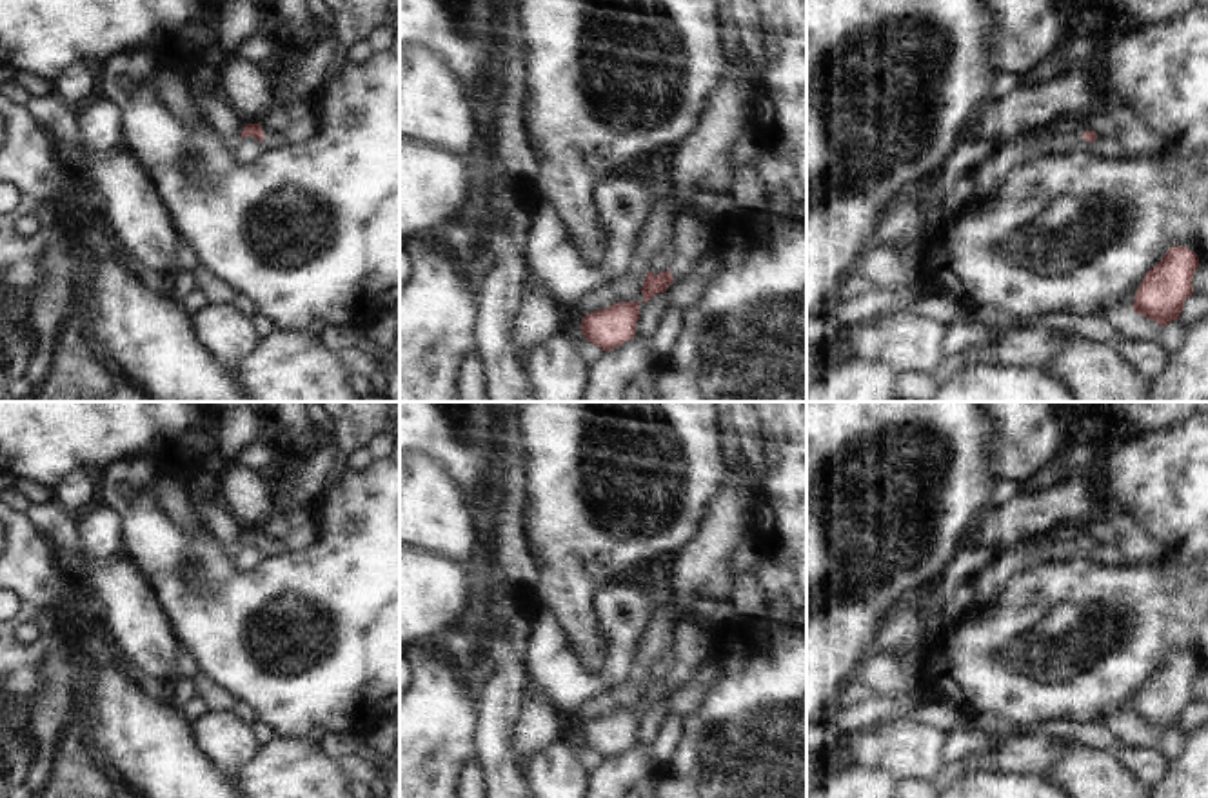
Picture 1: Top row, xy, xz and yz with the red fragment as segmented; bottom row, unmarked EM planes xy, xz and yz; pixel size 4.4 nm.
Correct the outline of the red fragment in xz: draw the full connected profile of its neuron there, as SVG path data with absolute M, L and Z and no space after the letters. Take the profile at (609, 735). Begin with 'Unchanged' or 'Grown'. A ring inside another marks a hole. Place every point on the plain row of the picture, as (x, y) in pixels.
Unchanged. M619 709L583 723L583 745L603 758L612 758L636 743L639 709Z

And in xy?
Grown. M260 531L243 533L240 545L243 547L245 544L252 544L260 547L263 551L263 558L278 558L282 554L287 554L287 549L283 544L263 540Z

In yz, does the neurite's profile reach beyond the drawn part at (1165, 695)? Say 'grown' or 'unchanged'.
unchanged

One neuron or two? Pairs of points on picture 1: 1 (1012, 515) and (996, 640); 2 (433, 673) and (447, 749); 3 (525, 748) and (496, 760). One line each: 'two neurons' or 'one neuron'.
1: two neurons
2: one neuron
3: two neurons

